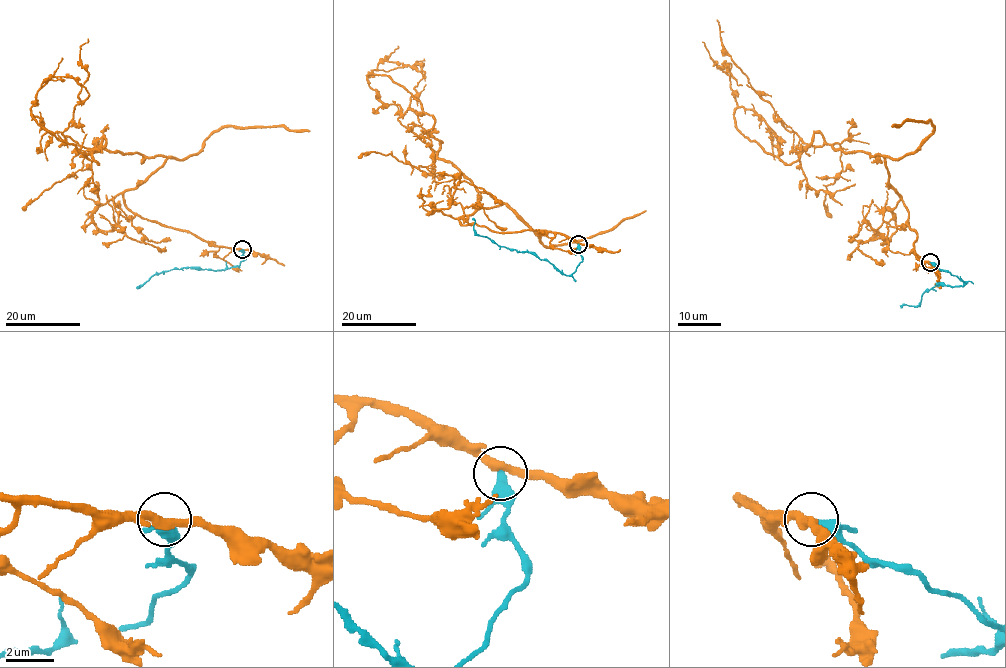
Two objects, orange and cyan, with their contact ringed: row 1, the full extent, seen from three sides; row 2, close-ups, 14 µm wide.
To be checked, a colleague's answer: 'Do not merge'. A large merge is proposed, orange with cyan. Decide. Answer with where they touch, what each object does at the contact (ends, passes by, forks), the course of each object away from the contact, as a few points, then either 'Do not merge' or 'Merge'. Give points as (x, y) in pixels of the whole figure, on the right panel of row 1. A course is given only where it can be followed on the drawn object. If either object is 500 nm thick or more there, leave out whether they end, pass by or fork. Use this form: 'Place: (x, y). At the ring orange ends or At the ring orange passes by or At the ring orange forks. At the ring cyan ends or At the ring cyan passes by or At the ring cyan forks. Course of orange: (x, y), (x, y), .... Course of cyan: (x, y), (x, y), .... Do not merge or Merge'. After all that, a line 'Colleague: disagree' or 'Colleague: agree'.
Place: (930, 262). At the ring orange passes by. At the ring cyan ends. Course of orange: (930, 262), (917, 258), (883, 157), (836, 150), (819, 132), (785, 164), (736, 127), (726, 63), (742, 85). Course of cyan: (930, 262), (966, 282), (951, 287), (938, 284), (922, 294), (918, 305), (900, 306). Do not merge
Colleague: agree

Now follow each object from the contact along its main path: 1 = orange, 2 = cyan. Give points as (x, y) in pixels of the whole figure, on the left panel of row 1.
1: (242, 249), (129, 209), (123, 195), (166, 158), (104, 137), (98, 164), (31, 113), (53, 77), (89, 95)
2: (242, 249), (246, 257), (238, 266), (213, 271), (180, 268), (163, 271), (136, 287)

